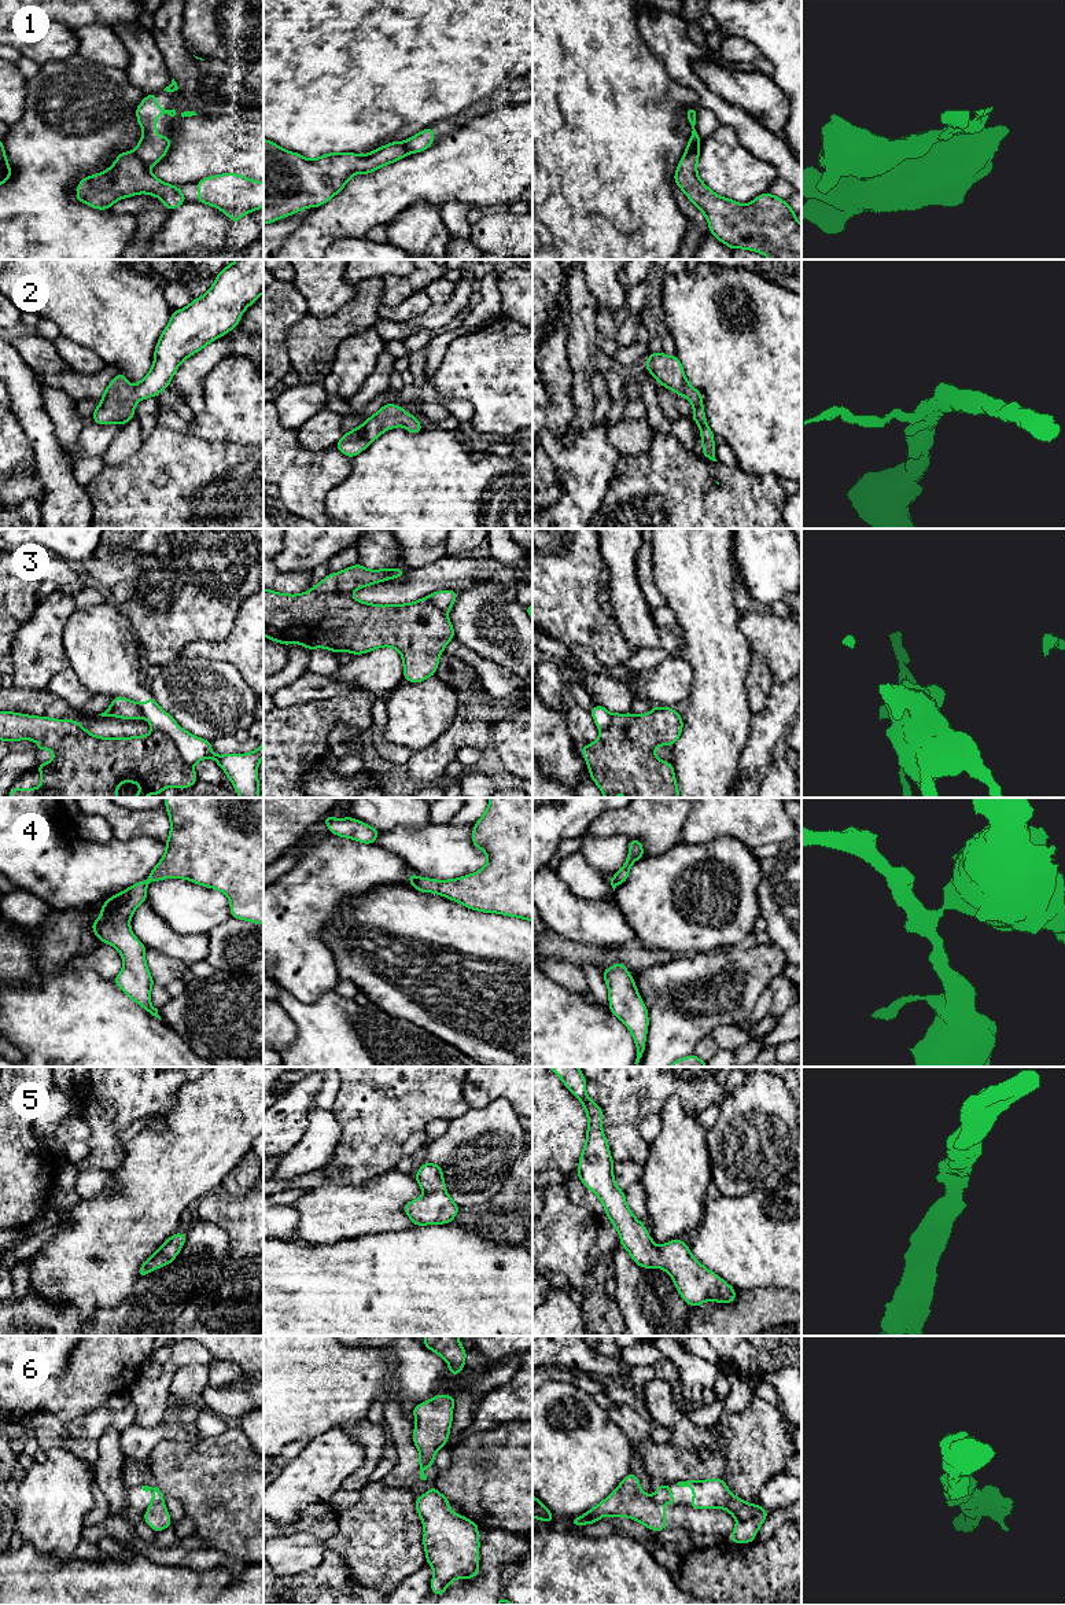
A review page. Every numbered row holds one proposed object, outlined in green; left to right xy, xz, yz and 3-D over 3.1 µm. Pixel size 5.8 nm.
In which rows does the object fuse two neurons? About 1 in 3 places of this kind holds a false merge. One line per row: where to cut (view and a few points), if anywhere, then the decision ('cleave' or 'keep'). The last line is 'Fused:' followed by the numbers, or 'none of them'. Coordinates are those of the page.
1: cut xy (133, 153), (147, 169); cleave
2: cut none; keep
3: cut xy (153, 726), (164, 732), (173, 742), (179, 754), (192, 766); cleave
4: cut xz (417, 878), (412, 883); cleave
5: cut none; keep
6: cut xy (161, 1501), (150, 1506); cleave
Fused: 1, 3, 4, 6

